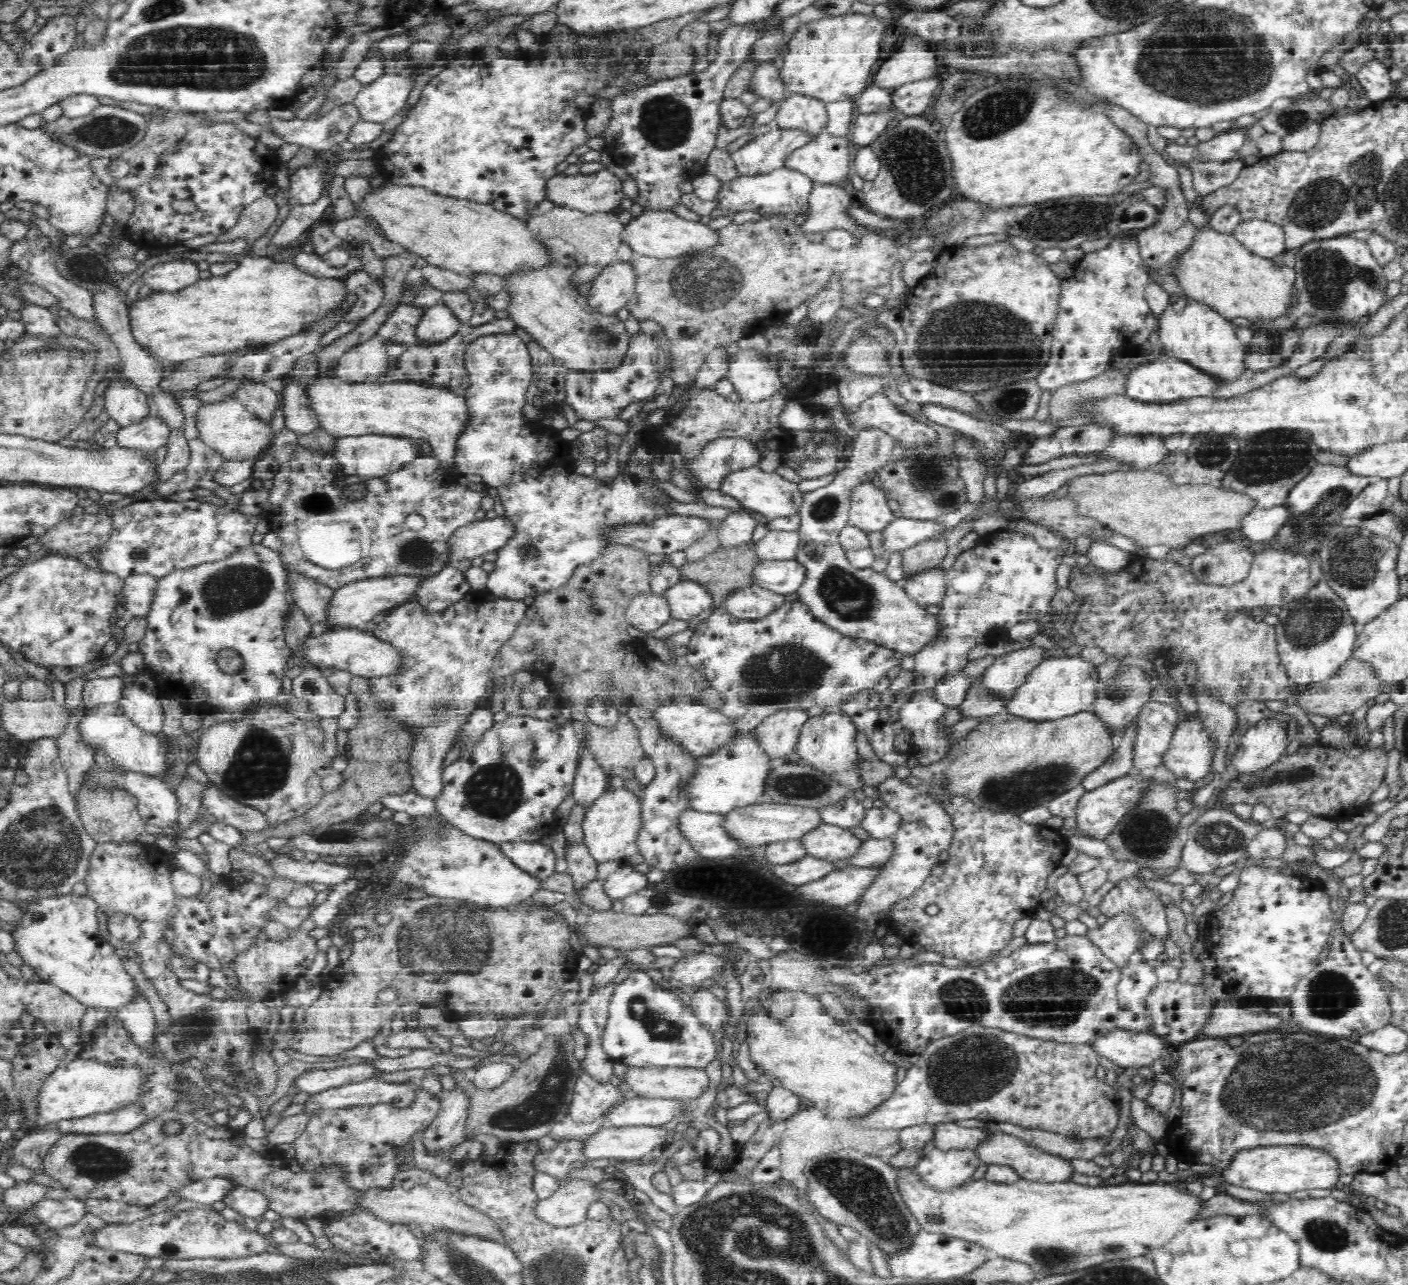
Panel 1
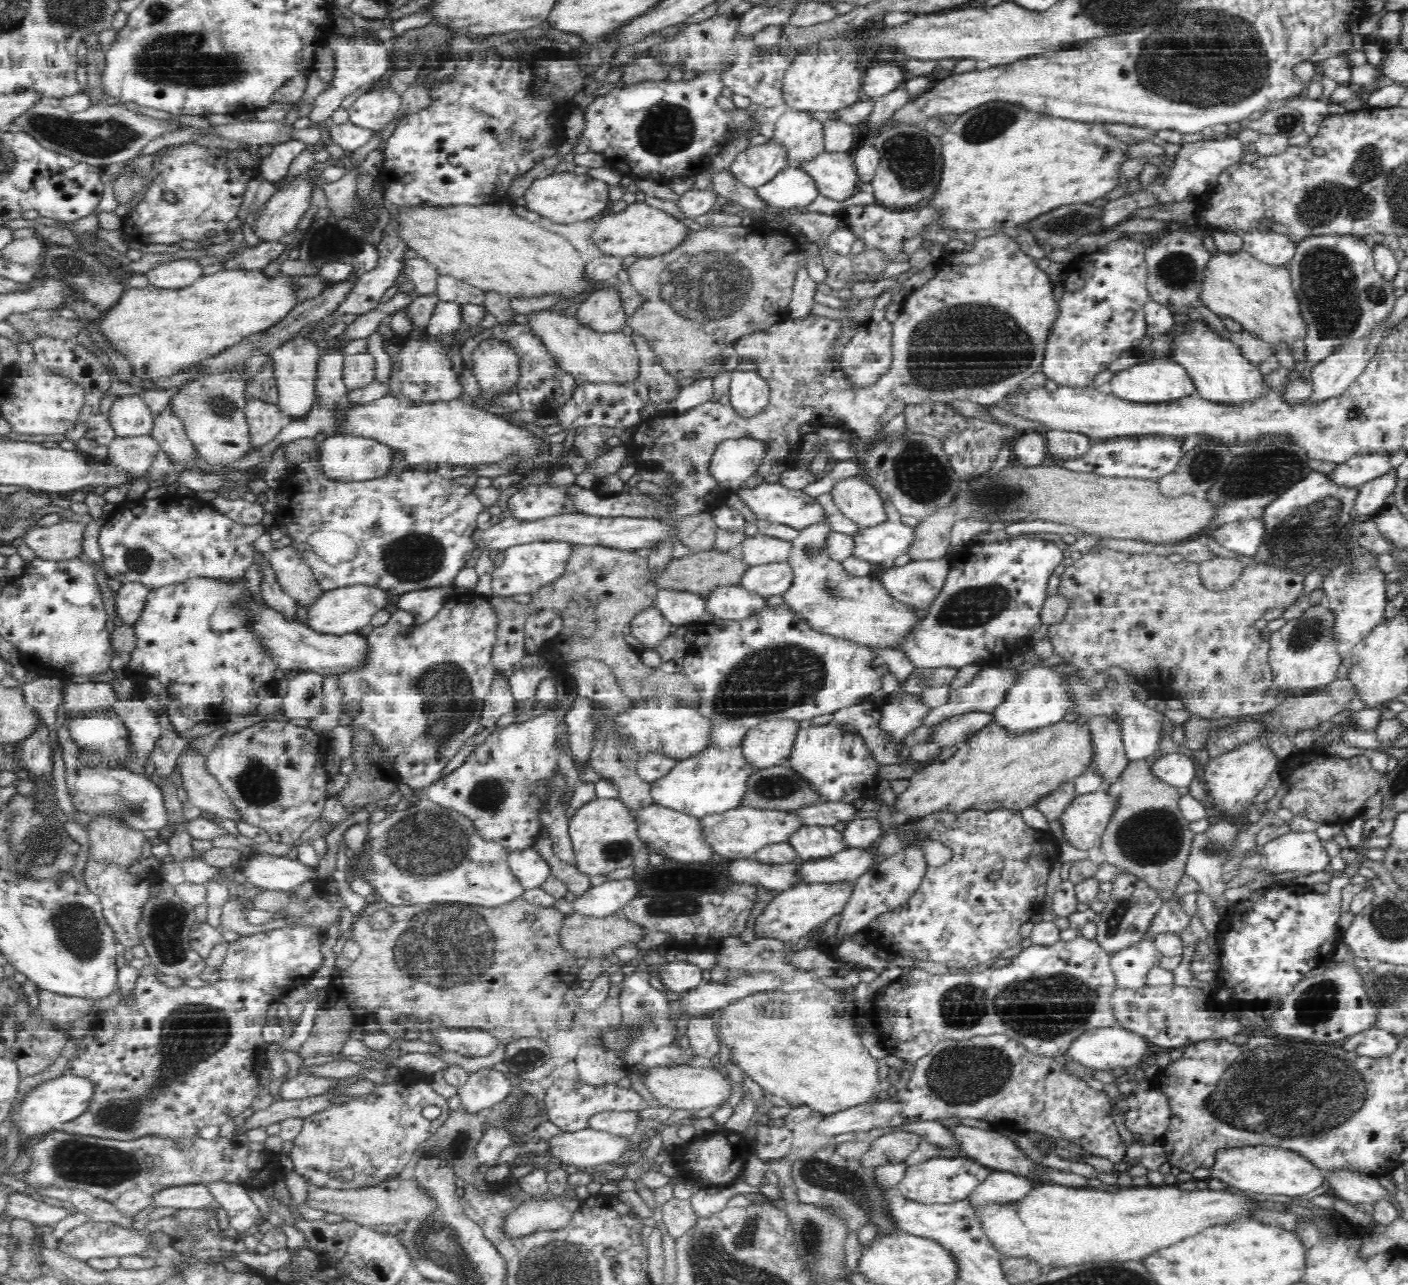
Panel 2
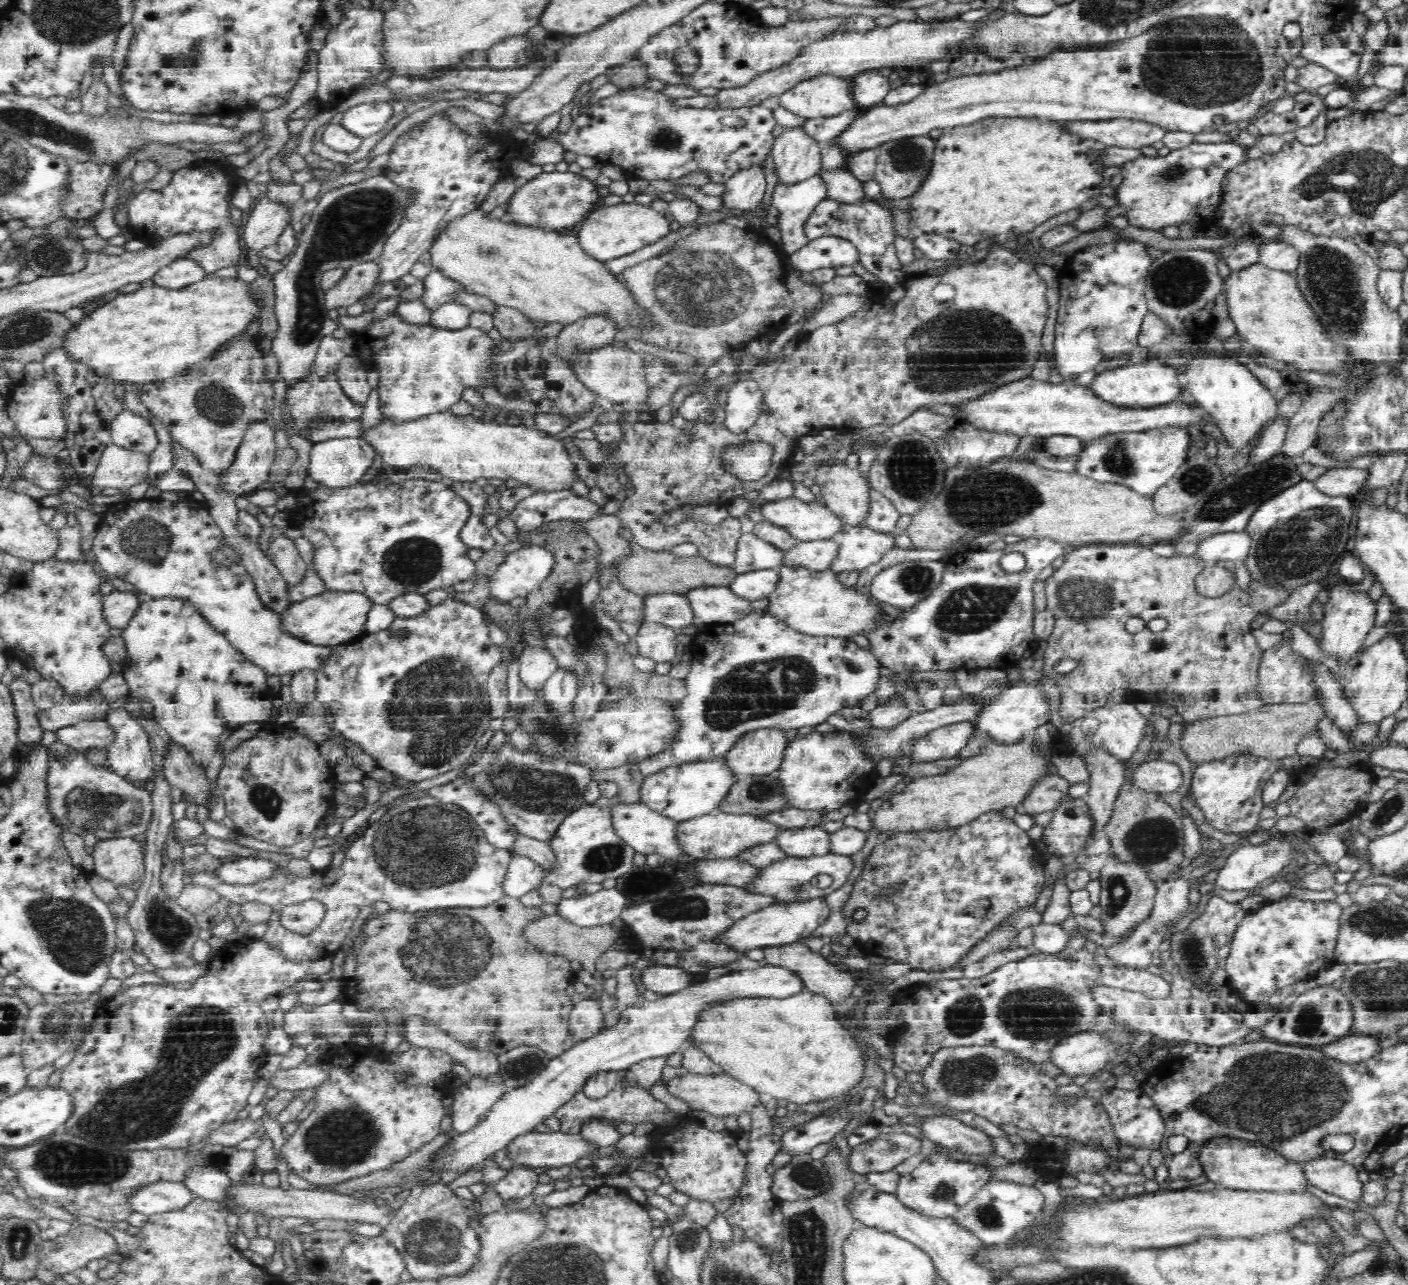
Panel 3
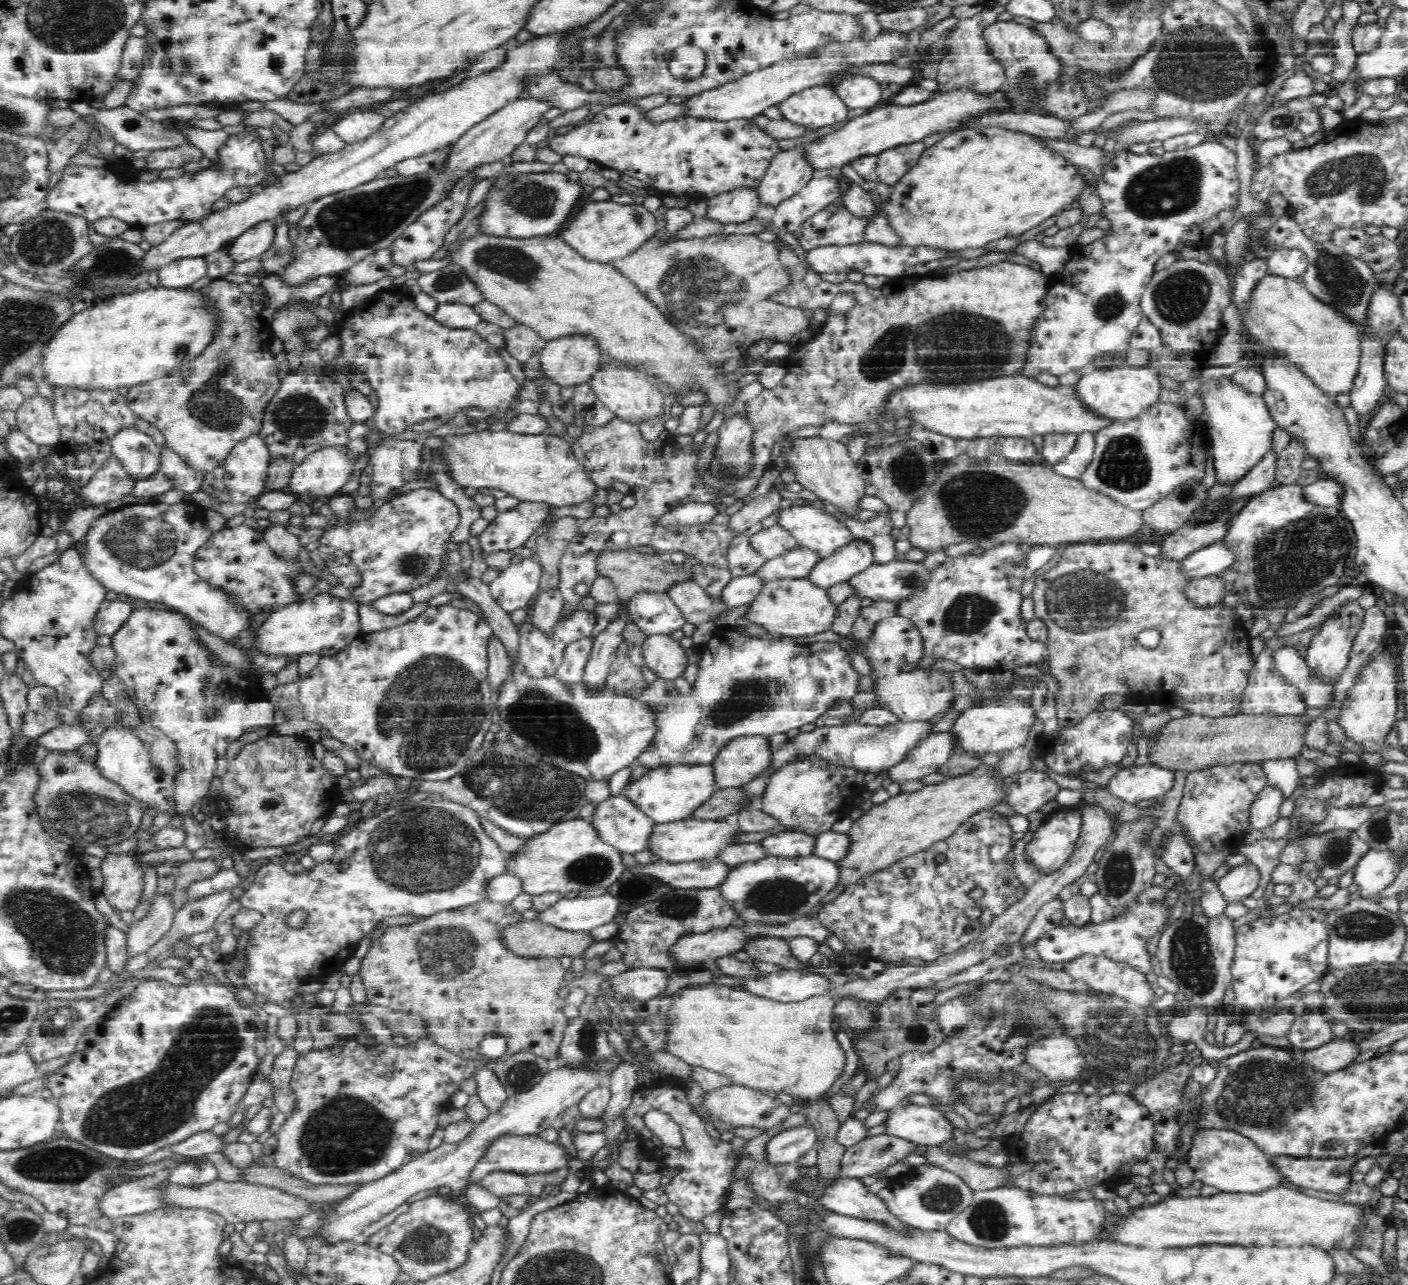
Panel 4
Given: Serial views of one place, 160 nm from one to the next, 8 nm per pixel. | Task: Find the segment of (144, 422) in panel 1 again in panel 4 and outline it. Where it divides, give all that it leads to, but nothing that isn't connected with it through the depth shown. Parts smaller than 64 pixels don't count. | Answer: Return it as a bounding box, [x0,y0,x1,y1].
[77,454,139,506]

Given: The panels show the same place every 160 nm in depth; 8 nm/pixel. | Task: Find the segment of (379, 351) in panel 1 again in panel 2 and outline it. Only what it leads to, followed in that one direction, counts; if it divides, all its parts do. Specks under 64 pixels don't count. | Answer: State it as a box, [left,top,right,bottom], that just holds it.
[342,352,376,392]

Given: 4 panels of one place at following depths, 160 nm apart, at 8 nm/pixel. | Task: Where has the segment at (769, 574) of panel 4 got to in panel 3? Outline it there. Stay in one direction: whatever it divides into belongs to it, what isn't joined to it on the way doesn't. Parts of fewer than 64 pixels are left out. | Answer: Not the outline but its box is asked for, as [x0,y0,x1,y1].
[783,537,842,569]

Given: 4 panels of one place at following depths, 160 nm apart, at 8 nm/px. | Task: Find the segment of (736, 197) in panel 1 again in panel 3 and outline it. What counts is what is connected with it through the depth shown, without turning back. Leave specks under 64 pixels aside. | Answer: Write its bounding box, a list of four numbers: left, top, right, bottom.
[771,174,826,254]

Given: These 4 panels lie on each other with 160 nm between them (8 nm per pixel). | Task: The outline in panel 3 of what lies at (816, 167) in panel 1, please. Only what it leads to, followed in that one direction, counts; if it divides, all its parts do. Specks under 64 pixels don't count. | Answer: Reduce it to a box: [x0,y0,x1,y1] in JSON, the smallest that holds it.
[818,164,862,203]

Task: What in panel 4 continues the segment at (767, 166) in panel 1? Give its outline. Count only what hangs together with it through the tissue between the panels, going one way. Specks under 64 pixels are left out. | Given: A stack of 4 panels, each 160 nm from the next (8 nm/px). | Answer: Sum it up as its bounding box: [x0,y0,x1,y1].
[707,186,760,222]

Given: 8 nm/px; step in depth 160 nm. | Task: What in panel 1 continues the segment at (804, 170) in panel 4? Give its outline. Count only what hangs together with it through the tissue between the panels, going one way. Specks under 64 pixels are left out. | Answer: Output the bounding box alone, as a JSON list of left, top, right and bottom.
[773,92,827,133]

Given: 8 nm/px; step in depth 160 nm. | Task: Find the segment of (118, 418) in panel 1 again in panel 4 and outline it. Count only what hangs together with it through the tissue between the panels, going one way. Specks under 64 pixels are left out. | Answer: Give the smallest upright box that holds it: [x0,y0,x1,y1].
[110,424,160,479]

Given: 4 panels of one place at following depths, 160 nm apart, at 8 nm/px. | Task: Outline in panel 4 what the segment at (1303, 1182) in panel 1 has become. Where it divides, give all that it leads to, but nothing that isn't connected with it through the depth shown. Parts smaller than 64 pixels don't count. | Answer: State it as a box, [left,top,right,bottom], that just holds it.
[1188,1131,1285,1193]

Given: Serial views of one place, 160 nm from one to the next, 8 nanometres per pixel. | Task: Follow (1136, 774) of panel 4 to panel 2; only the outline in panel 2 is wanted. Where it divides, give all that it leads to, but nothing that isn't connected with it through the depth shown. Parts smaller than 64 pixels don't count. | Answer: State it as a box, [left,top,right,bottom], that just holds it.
[1151,753,1196,786]

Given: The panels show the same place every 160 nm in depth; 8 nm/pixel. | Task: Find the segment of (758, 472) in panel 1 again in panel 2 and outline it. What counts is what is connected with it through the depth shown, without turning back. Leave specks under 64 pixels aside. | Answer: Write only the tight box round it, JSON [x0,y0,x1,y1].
[735,482,823,530]

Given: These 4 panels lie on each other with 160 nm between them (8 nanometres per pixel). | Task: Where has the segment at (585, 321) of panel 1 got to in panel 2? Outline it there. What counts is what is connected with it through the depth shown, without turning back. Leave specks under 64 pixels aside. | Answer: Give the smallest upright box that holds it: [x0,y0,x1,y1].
[527,308,639,382]

